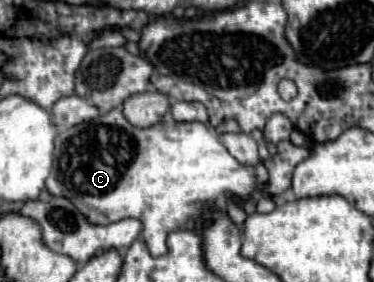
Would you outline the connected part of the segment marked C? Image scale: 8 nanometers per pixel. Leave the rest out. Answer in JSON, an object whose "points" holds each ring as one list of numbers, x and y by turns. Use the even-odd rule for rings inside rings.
{"points":[[120,109,110,111,106,115,100,115,100,119,92,119,88,123,80,123,70,129,62,129,56,139,56,171,50,173,46,185,48,191,56,197,68,197,90,223,108,225,126,217,136,217,144,223,142,239,152,251,152,255,166,255,166,237,168,233,182,227,194,213,200,213,206,205,214,205,218,197,234,197,234,199,250,199,256,191,262,195,268,195,272,199,280,197,284,191,292,187,292,171,294,167,304,161,310,155,310,145,296,147,288,139,278,143,278,151,274,157,262,161,268,169,268,181,258,183,256,181,256,169,252,165,238,163,228,149,218,141,216,133,204,125,204,123,176,123,176,121,164,121,148,129,134,127,128,123,124,113]]}

